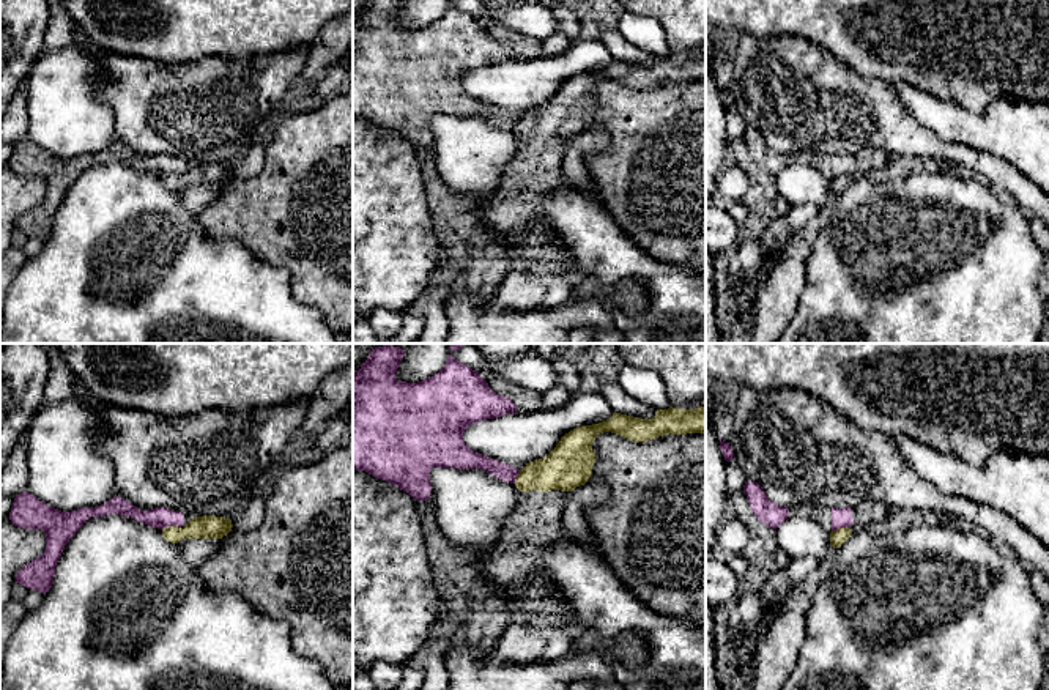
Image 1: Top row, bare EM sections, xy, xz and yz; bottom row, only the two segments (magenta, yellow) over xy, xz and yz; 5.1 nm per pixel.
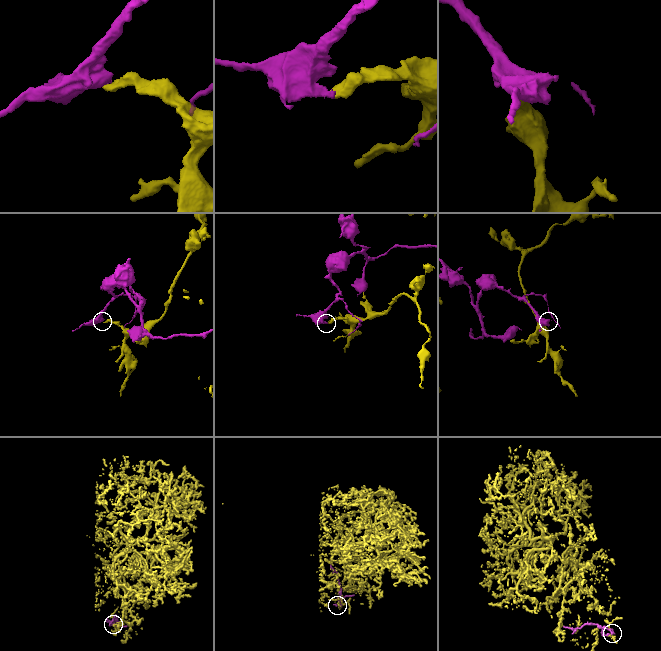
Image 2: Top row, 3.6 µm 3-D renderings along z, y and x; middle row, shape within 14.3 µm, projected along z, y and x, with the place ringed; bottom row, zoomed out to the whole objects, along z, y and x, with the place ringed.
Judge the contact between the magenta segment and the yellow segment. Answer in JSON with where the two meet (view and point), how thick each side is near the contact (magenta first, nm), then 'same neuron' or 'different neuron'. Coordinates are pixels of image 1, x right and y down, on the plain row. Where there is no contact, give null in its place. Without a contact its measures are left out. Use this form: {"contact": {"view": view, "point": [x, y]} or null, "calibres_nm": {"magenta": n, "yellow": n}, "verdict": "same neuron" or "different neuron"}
{"contact": {"view": "xy", "point": [169, 172]}, "calibres_nm": {"magenta": 110, "yellow": 130}, "verdict": "different neuron"}

